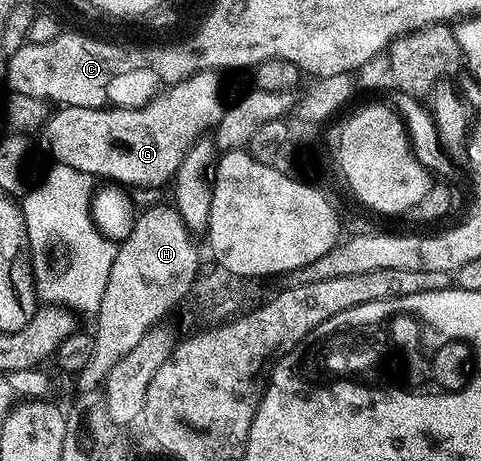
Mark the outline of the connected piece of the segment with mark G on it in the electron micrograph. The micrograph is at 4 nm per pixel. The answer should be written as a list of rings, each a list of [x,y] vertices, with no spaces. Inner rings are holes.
[[[202,70],[158,91],[143,106],[110,106],[100,110],[64,106],[51,113],[44,127],[46,146],[61,165],[76,168],[98,180],[130,186],[162,186],[173,179],[180,168],[180,160],[203,137],[205,130],[213,131],[222,119],[224,101],[218,87],[219,75],[213,70]]]

